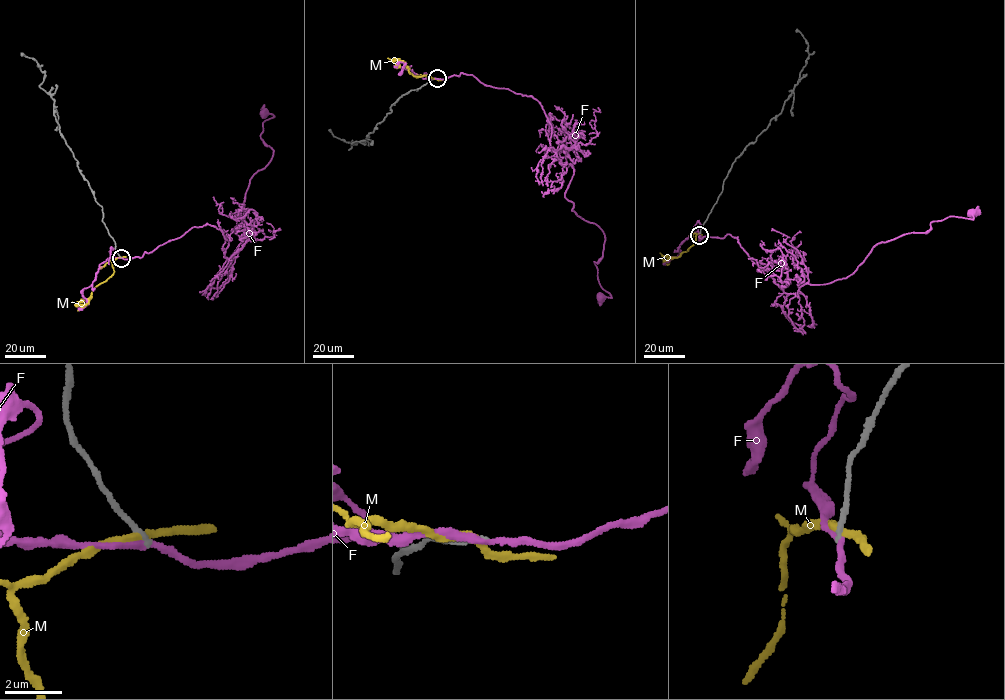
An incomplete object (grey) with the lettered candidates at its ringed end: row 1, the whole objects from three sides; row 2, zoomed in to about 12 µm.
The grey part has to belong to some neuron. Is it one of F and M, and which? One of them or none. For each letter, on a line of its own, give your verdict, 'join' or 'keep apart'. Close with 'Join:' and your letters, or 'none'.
F: keep apart
M: keep apart
Join: none

